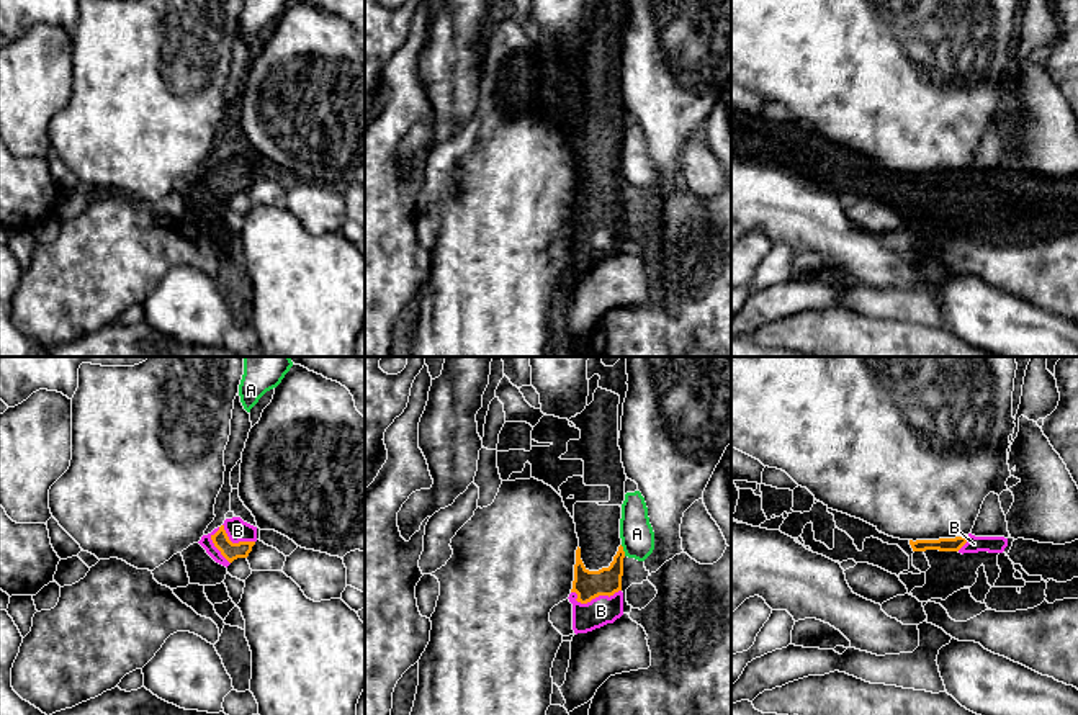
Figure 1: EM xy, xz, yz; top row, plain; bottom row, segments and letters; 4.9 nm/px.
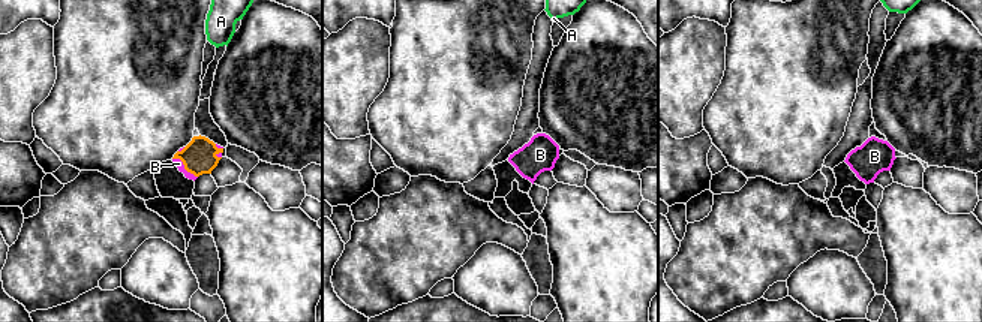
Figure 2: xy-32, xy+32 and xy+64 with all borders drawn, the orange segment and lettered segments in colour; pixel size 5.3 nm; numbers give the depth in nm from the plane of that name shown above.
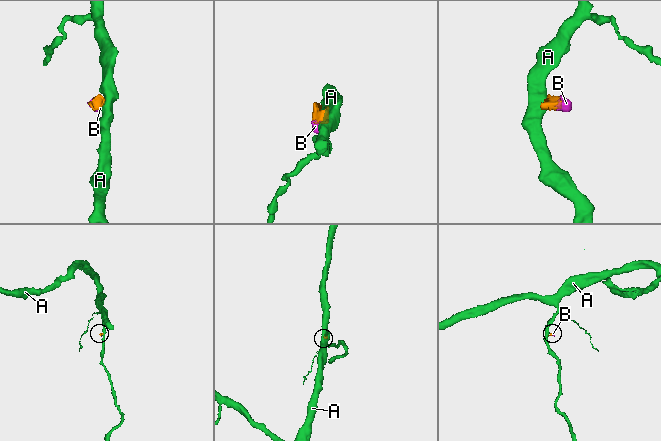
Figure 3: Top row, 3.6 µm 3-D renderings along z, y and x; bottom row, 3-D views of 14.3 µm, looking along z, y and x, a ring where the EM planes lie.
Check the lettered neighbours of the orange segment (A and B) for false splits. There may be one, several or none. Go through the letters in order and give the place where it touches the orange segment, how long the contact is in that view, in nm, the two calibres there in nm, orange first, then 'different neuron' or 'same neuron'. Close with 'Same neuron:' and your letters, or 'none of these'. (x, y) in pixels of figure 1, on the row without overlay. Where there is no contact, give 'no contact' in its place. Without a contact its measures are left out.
A: meets orange in xz at (622, 184); contact 60 nm long; 140 nm thick on the orange side, 160 nm on the other; different neuron
B: meets orange in xz at (592, 231); contact 240 nm long; 140 nm thick on the orange side, 140 nm on the other; same neuron
Same neuron: B

